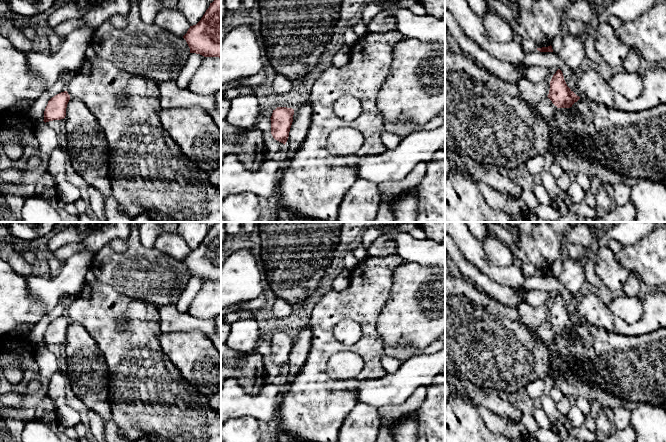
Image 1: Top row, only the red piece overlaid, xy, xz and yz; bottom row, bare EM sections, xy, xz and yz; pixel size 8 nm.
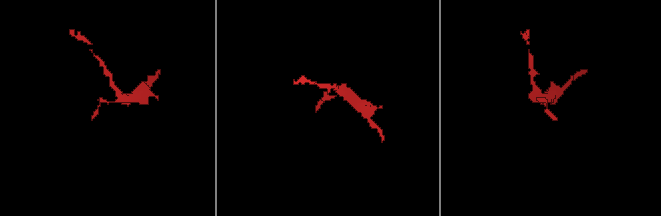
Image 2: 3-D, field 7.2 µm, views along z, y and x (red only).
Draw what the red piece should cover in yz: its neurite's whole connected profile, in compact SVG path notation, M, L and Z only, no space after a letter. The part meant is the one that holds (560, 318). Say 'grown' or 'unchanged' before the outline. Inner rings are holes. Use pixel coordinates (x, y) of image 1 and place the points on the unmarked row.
unchanged; M560 293L556 295L550 305L550 314L547 320L557 332L570 332L580 321L566 308Z

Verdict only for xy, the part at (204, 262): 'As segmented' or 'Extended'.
As segmented

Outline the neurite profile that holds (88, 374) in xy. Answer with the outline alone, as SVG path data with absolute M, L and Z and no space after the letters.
M70 321L64 346L68 363L66 377L73 393L88 409L96 412L103 420L107 422L112 421L108 398L110 387L109 369L100 348L86 328L75 321Z

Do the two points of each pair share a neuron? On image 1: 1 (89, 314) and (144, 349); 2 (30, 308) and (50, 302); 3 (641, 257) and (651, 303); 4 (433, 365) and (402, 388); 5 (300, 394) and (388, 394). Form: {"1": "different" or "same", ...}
{"1": "same", "2": "different", "3": "different", "4": "same", "5": "different"}

